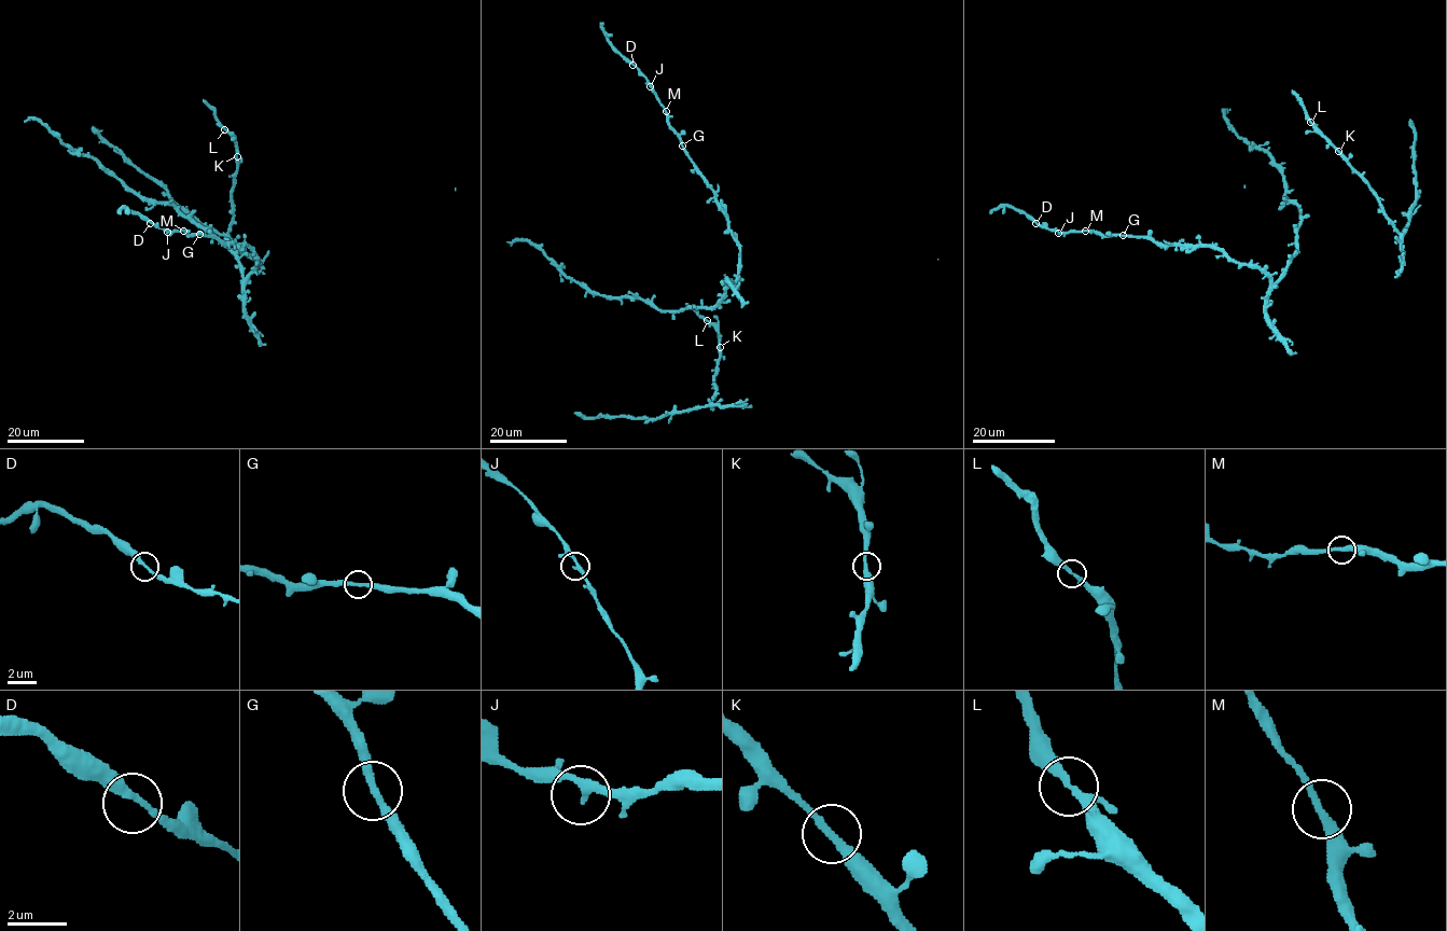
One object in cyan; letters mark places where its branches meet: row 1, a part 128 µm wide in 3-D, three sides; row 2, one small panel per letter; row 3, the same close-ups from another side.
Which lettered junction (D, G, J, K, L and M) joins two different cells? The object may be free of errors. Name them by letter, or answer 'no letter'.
no letter

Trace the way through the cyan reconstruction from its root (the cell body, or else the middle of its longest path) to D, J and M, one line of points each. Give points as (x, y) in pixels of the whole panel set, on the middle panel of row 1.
D: (711, 307), (737, 277), (739, 244), (717, 195), (669, 124), (652, 86), (632, 65)
J: (711, 307), (737, 277), (739, 244), (729, 228), (727, 213), (689, 156), (650, 86)
M: (711, 307), (737, 277), (739, 244), (717, 195), (689, 156), (666, 111)

